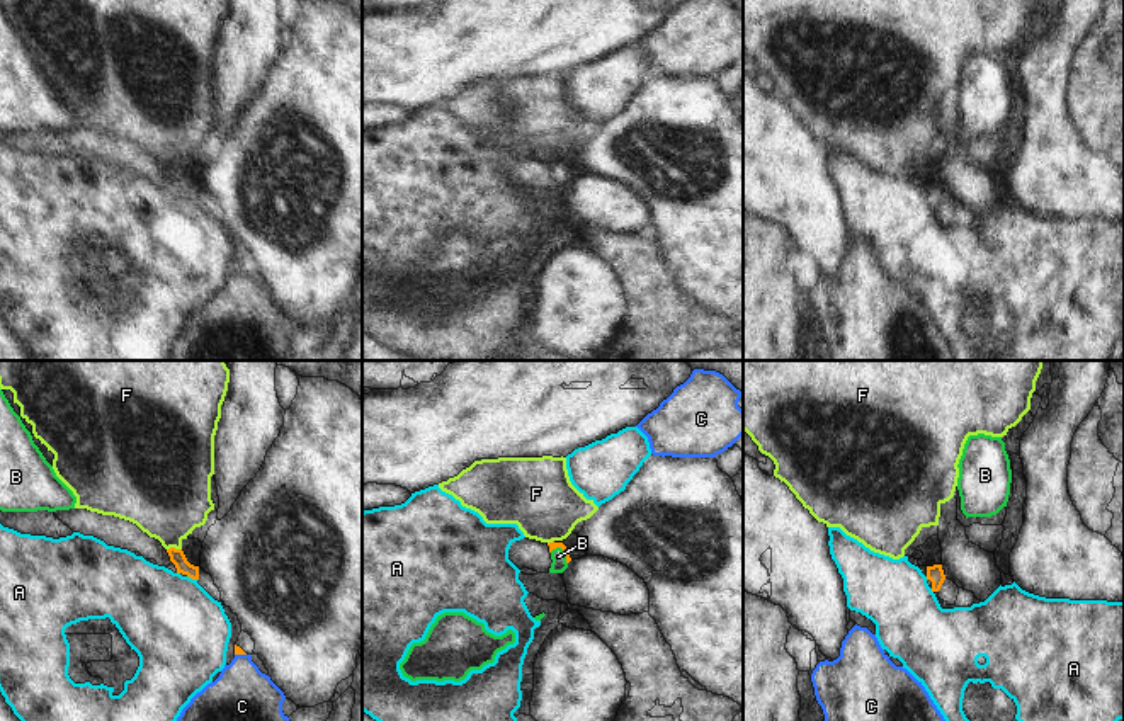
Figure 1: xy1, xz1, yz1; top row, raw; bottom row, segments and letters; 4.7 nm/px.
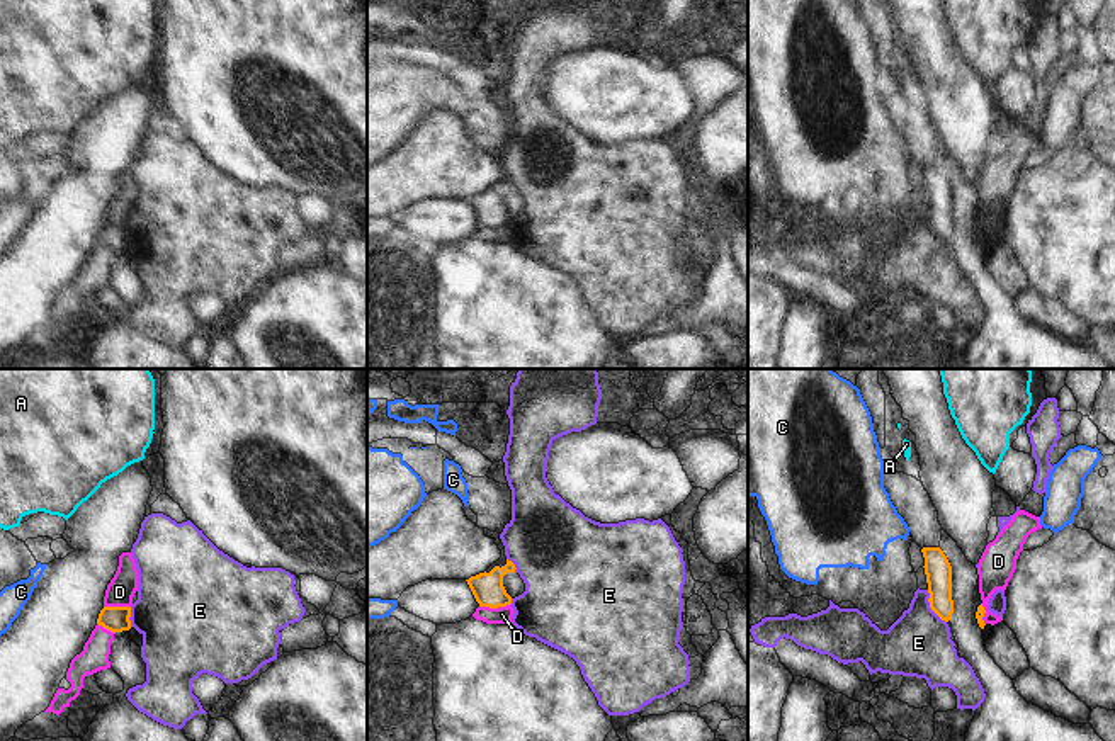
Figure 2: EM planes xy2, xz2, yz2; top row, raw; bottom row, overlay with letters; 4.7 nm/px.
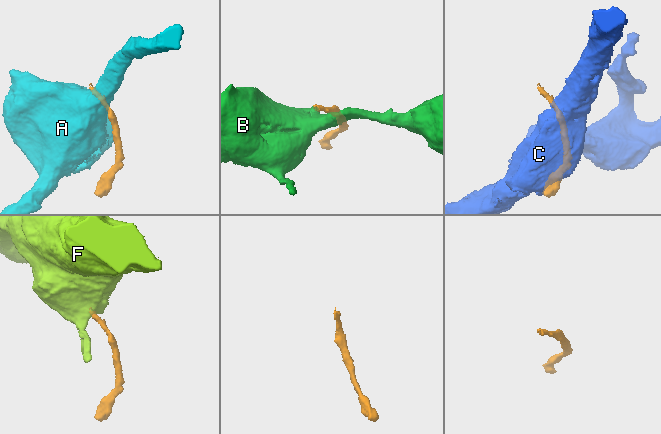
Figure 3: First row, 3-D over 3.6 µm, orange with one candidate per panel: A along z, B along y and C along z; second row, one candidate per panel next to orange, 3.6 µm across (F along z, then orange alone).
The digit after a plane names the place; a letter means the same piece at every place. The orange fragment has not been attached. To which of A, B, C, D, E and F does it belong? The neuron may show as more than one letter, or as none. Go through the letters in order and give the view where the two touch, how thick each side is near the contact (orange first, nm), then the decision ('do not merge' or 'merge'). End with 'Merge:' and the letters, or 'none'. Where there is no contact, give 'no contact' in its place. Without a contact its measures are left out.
A: xy1 | 70/440 nm | do not merge
B: xz1 | 40/70 nm | merge
C: xy1 | 40/360 nm | do not merge
D: xz2 | 150/80 nm | do not merge
E: yz2 | 130/300 nm | do not merge
F: xy1 | 70/400 nm | do not merge
Merge: B

